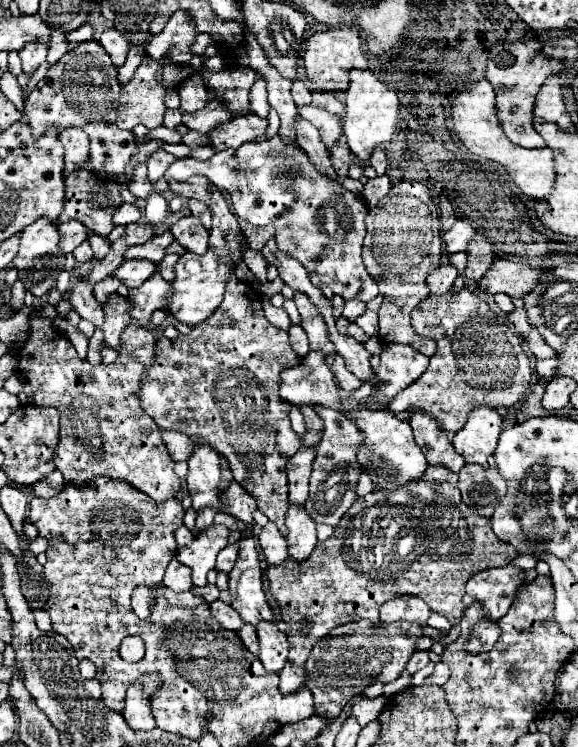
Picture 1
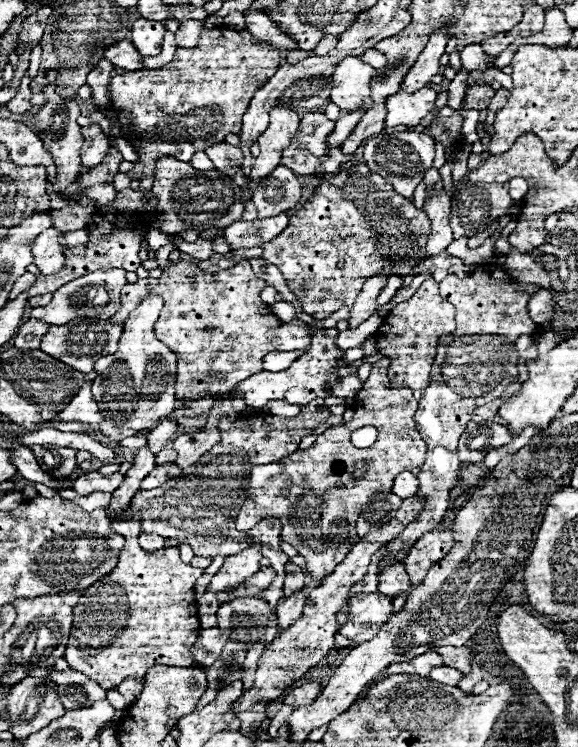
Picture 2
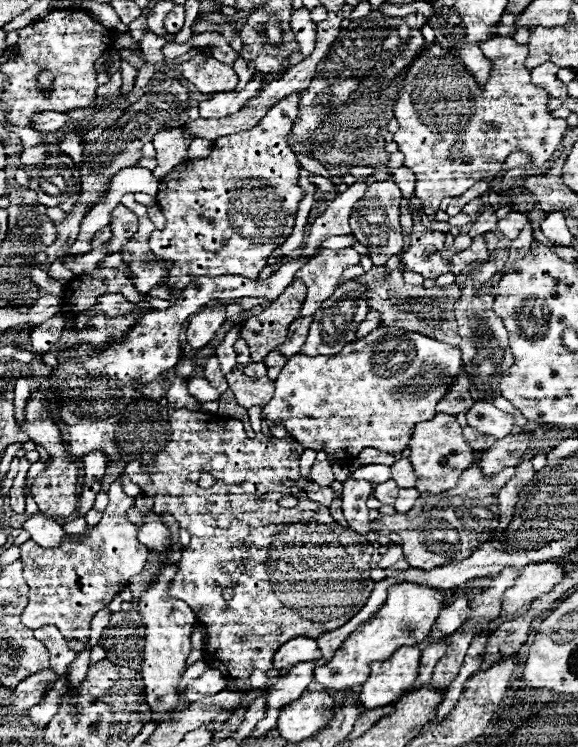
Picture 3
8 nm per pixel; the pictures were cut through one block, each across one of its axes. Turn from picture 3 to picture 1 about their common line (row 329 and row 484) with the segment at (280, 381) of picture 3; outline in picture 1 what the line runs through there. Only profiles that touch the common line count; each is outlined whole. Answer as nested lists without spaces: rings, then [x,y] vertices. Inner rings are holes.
[[[352,410],[348,414],[348,418],[362,432],[366,432],[364,446],[358,452],[358,462],[362,464],[362,470],[366,470],[366,472],[370,472],[370,476],[374,476],[376,490],[396,488],[400,484],[418,480],[422,476],[422,470],[426,470],[426,456],[422,454],[420,446],[416,444],[408,420],[398,418],[390,410]]]

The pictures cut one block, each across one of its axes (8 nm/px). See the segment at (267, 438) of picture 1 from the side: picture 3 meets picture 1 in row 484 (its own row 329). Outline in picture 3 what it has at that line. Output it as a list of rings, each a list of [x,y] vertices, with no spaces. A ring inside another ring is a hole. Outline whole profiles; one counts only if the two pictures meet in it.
[[[294,280],[260,316],[254,316],[242,324],[242,338],[250,346],[252,362],[262,362],[272,350],[284,344],[288,326],[300,316],[302,302],[306,300],[306,284]]]

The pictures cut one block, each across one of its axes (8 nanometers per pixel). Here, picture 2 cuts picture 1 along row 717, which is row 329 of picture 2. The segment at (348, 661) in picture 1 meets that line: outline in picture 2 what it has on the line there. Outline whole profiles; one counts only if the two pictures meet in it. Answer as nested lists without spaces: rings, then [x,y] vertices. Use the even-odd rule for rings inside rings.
[[[336,328],[316,330],[312,336],[310,350],[304,352],[296,362],[292,362],[292,366],[288,370],[282,370],[282,372],[262,370],[262,372],[246,378],[246,382],[240,382],[236,386],[236,396],[244,398],[246,404],[252,408],[262,408],[262,406],[266,406],[268,400],[286,400],[288,404],[306,406],[314,398],[328,398],[328,396],[352,398],[362,388],[362,382],[356,374],[350,374],[350,368],[354,368],[354,364],[346,364],[346,366],[334,370],[342,362],[342,354],[344,354],[344,350],[338,350],[338,346],[334,346],[336,336],[338,336]]]

